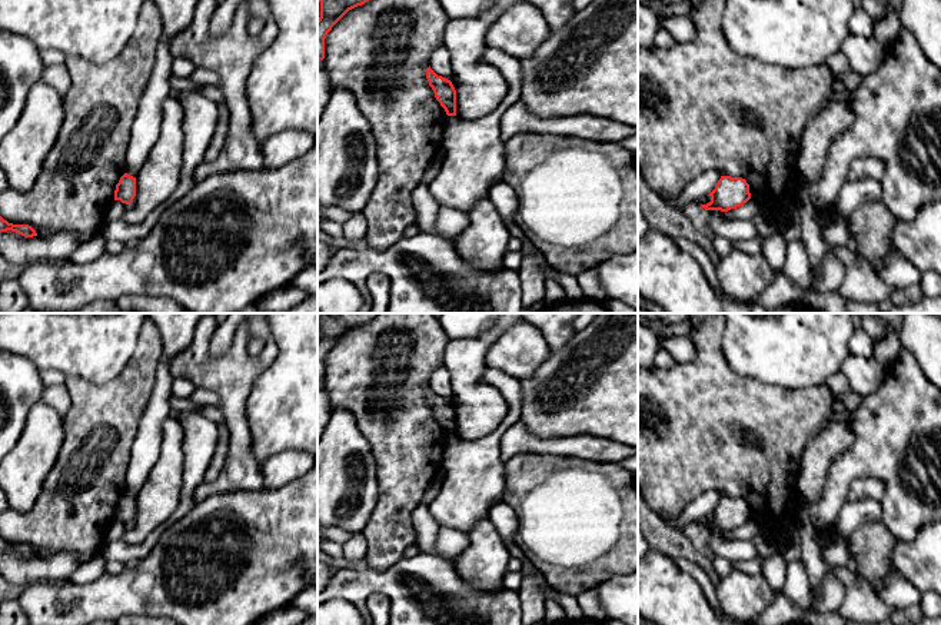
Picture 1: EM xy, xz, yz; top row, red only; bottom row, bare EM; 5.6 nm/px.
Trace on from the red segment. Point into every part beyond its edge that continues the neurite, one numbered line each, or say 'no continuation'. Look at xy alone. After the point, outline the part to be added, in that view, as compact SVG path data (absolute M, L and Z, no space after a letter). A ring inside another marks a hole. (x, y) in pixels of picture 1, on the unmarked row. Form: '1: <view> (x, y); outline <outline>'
no continuation

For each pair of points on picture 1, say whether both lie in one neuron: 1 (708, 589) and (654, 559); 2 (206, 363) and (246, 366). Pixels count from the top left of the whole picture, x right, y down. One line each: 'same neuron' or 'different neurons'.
1: different neurons
2: same neuron

